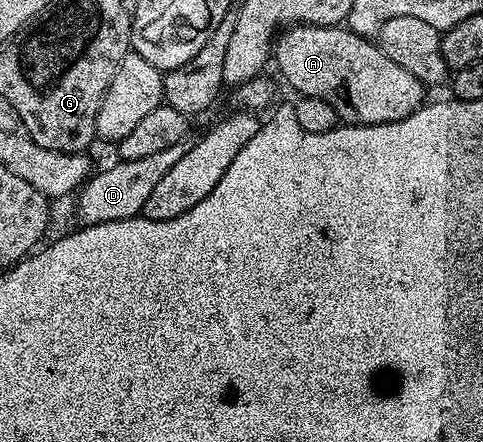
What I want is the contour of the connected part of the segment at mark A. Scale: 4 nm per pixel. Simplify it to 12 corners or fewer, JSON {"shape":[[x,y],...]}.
{"shape":[[292,24],[273,64],[344,125],[388,124],[425,85],[346,26]]}

